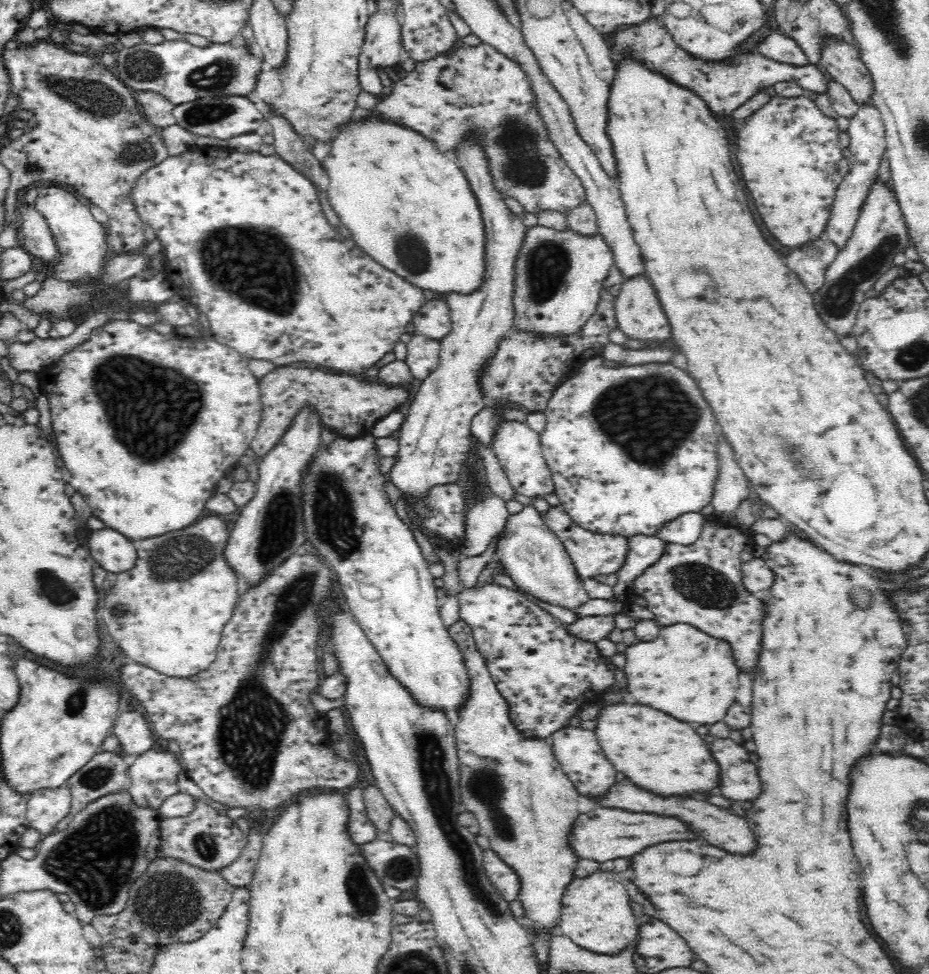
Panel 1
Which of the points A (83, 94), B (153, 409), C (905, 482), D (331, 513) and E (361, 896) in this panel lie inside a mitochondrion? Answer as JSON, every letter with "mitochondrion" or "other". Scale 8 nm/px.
{"A":"mitochondrion","B":"mitochondrion","C":"other","D":"mitochondrion","E":"mitochondrion"}

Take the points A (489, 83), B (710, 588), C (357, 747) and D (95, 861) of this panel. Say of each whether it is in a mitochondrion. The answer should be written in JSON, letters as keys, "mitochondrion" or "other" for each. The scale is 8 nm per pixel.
{"A":"other","B":"mitochondrion","C":"other","D":"mitochondrion"}

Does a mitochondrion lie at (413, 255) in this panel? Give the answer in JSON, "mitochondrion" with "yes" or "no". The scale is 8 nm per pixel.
{"mitochondrion":"yes"}

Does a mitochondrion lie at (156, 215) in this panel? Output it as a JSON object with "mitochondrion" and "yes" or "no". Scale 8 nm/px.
{"mitochondrion":"no"}

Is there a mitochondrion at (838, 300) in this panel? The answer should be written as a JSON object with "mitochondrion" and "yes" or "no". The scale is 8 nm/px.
{"mitochondrion":"yes"}

